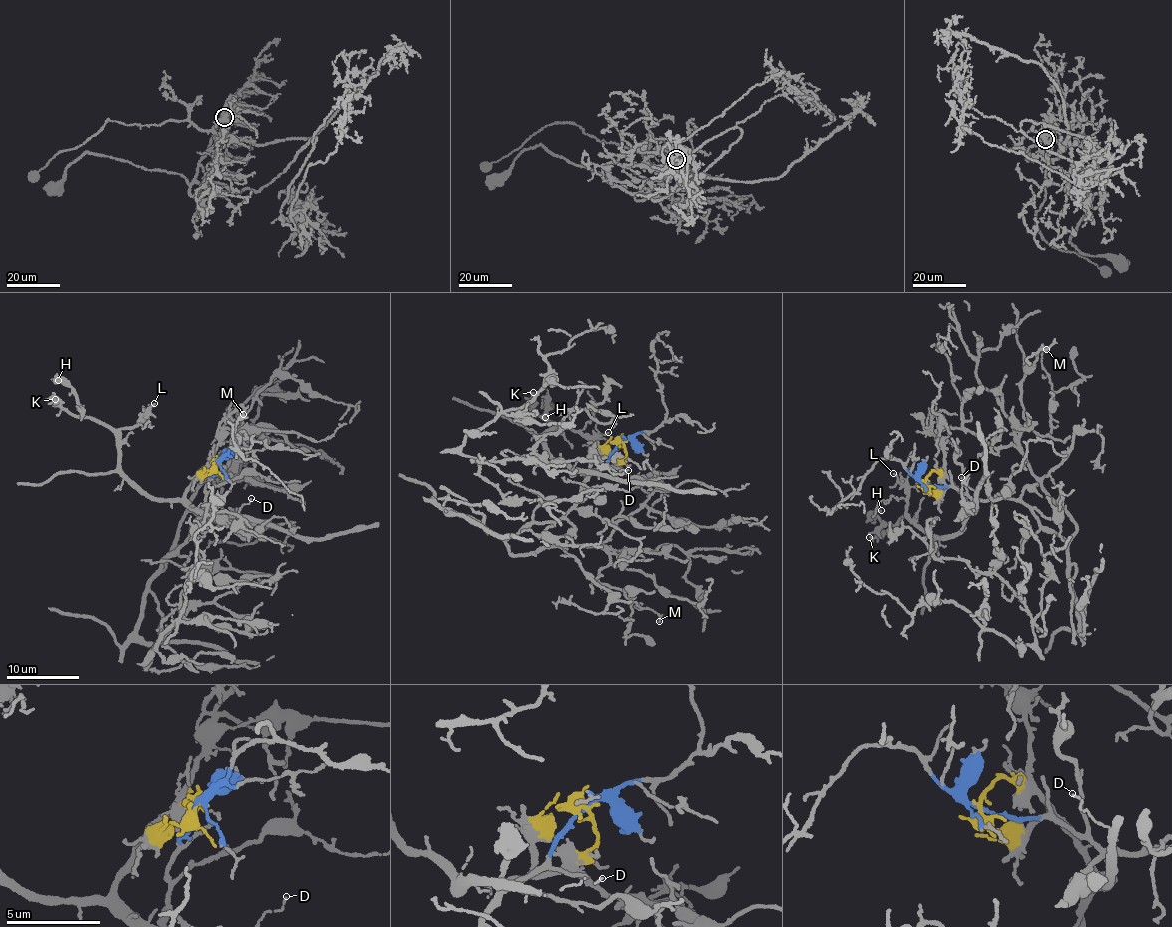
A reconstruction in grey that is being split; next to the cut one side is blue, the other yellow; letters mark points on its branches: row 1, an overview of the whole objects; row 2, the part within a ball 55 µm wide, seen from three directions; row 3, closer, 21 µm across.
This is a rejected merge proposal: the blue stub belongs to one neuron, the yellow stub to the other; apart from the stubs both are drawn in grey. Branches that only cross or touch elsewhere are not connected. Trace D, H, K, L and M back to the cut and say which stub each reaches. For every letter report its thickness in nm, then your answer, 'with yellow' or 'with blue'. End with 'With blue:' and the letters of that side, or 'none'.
D: 90 nm thick; with yellow
H: 120 nm thick; with yellow
K: 170 nm thick; with yellow
L: 100 nm thick; with yellow
M: 160 nm thick; with blue
With blue: M

